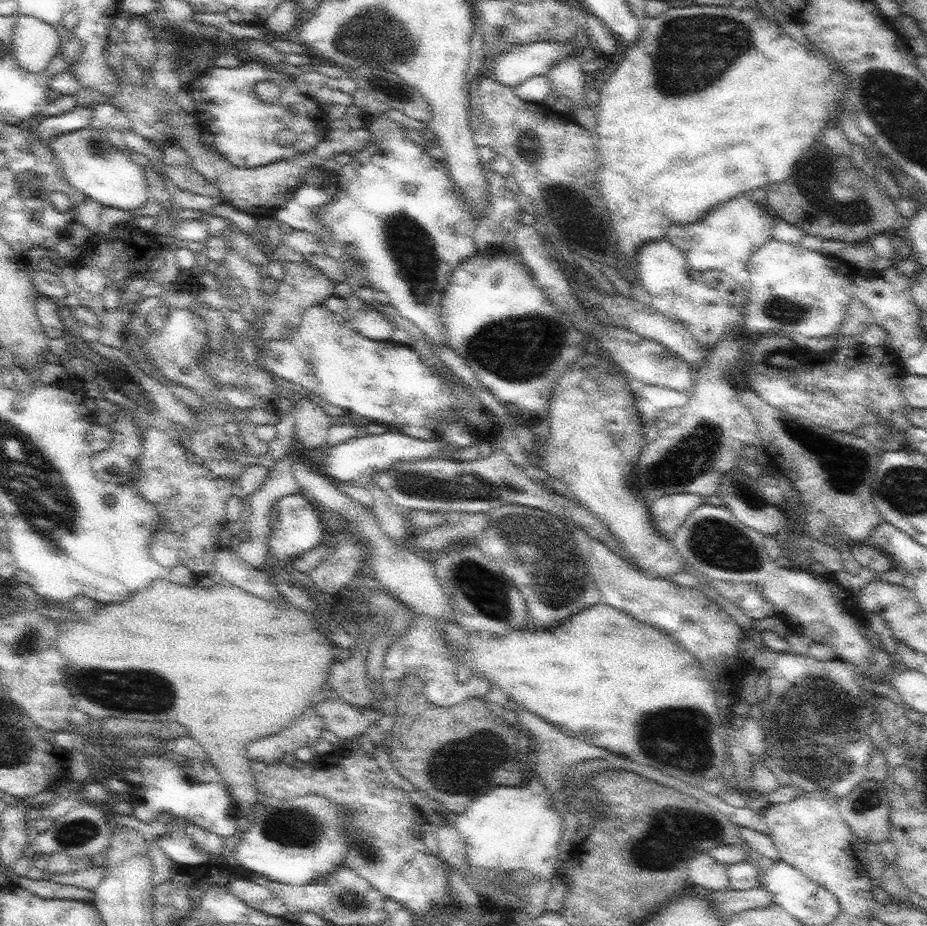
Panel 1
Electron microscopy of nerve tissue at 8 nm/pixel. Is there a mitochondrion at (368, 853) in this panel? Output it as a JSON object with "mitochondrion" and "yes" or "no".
{"mitochondrion":"yes"}

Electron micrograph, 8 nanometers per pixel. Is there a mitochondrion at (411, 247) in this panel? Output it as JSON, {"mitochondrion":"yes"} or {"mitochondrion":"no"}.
{"mitochondrion":"yes"}

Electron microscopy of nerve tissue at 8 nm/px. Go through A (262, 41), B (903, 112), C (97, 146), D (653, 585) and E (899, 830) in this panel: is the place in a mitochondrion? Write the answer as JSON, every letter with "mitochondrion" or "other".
{"A":"other","B":"mitochondrion","C":"mitochondrion","D":"other","E":"other"}

